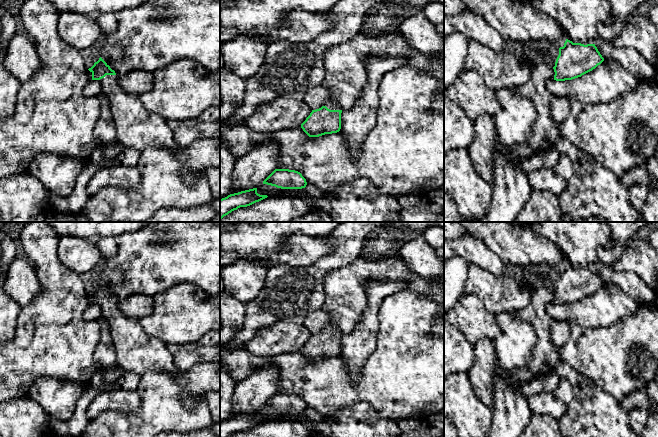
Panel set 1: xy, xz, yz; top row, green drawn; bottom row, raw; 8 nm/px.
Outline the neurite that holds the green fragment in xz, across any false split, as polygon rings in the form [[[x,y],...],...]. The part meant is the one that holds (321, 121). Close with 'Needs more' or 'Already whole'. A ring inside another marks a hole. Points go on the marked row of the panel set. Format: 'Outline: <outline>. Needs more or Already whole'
Outline: [[[327,99],[321,108],[312,110],[301,128],[309,137],[337,133],[341,129],[341,113],[339,105]]]. Needs more

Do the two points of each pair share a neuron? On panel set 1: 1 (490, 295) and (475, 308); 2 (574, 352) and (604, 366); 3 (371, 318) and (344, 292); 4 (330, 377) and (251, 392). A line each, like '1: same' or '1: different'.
1: different
2: same
3: different
4: different

